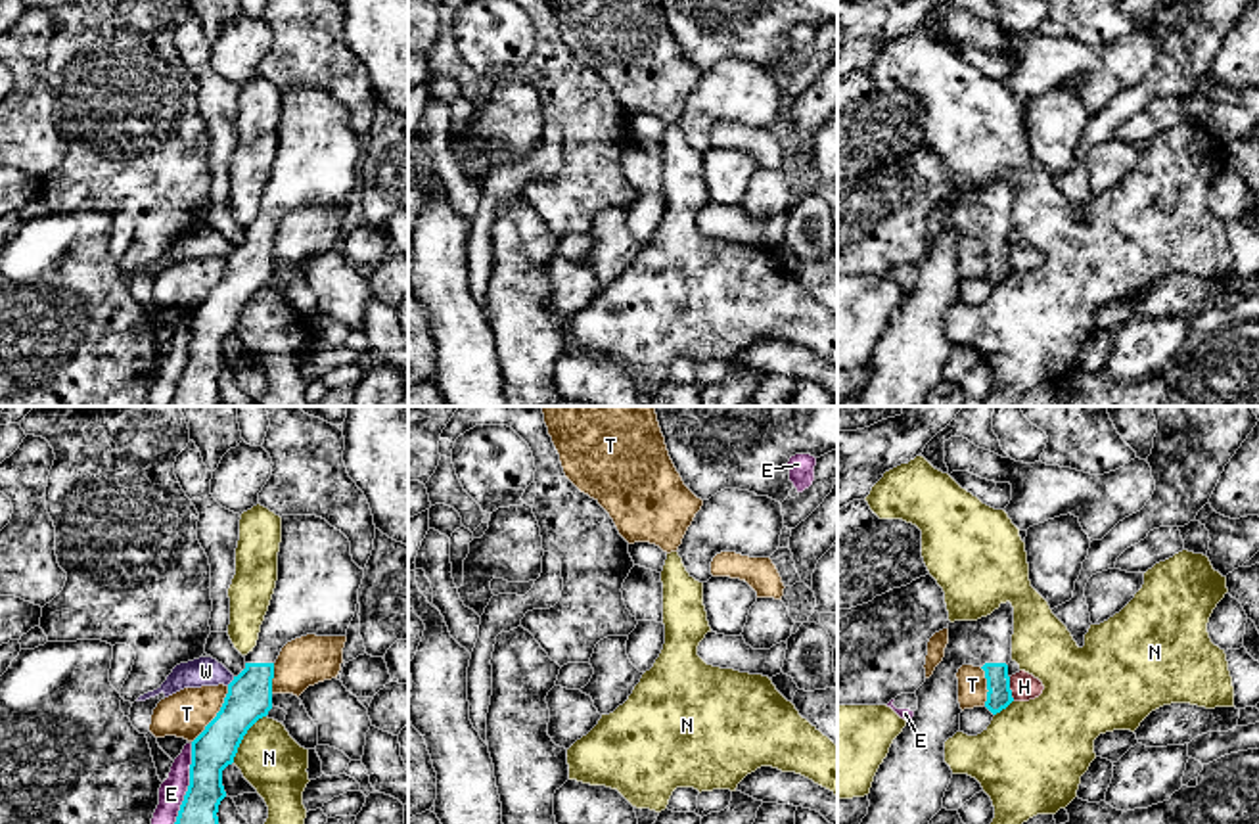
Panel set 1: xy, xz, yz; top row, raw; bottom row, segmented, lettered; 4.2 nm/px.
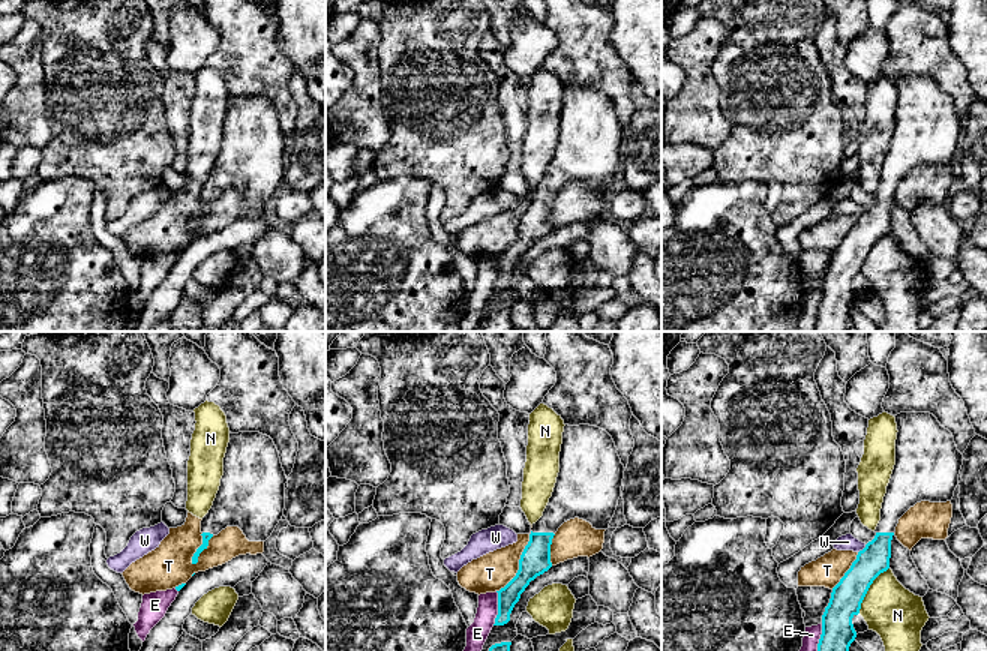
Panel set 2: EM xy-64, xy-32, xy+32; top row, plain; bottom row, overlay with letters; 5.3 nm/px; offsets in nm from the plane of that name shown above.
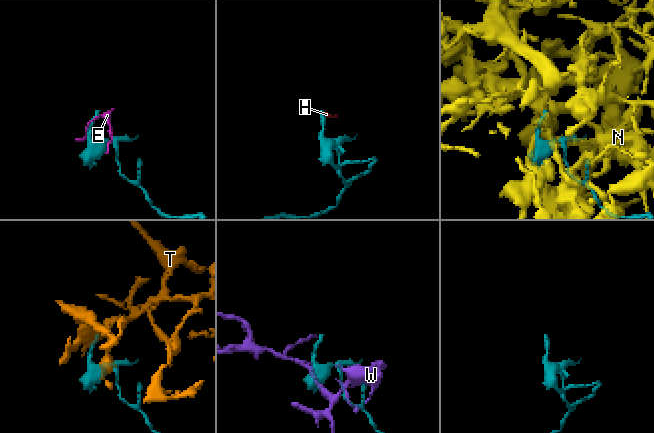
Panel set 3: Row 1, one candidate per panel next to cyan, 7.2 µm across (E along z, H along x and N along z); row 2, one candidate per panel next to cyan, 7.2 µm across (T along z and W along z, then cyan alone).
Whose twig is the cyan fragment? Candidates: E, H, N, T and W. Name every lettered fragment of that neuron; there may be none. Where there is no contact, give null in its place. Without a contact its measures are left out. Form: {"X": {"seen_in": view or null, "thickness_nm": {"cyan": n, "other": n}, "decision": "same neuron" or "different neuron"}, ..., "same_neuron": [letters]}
{"E": {"seen_in": "xy", "thickness_nm": {"cyan": 200, "other": 110}, "decision": "different neuron"}, "H": {"seen_in": "yz", "thickness_nm": {"cyan": 110, "other": 120}, "decision": "different neuron"}, "N": {"seen_in": "xy", "thickness_nm": {"cyan": 190, "other": 260}, "decision": "different neuron"}, "T": {"seen_in": "xy", "thickness_nm": {"cyan": 190, "other": 200}, "decision": "different neuron"}, "W": {"seen_in": "xy", "thickness_nm": {"cyan": 190, "other": 130}, "decision": "different neuron"}, "same_neuron": []}

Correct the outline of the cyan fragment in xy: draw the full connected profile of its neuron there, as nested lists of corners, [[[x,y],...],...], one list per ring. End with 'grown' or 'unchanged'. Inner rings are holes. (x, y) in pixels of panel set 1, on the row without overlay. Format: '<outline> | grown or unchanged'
[[[282,86],[278,151],[261,195],[257,217],[243,226],[245,240],[228,255],[217,287],[192,312],[190,356],[171,406],[222,406],[218,376],[226,368],[222,341],[234,333],[247,301],[272,280],[274,234],[282,218],[301,207],[347,207],[364,149],[351,126],[349,109],[316,86]]] | grown

